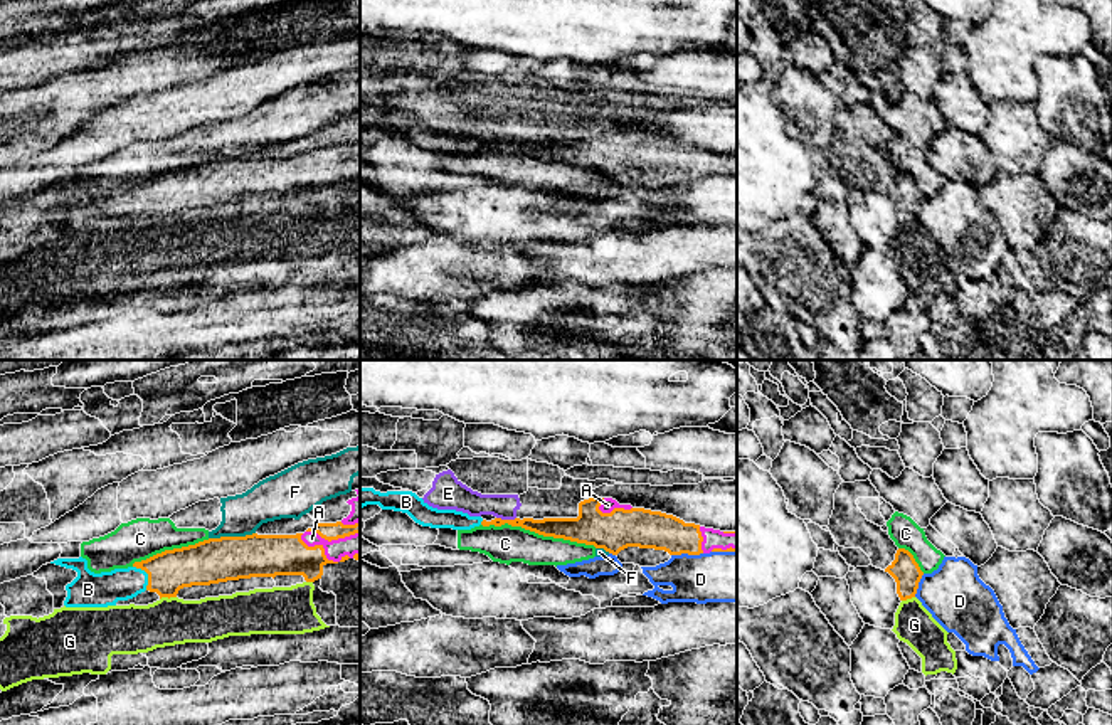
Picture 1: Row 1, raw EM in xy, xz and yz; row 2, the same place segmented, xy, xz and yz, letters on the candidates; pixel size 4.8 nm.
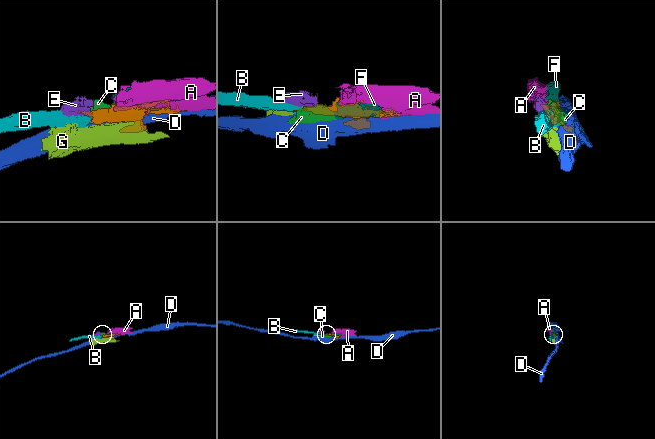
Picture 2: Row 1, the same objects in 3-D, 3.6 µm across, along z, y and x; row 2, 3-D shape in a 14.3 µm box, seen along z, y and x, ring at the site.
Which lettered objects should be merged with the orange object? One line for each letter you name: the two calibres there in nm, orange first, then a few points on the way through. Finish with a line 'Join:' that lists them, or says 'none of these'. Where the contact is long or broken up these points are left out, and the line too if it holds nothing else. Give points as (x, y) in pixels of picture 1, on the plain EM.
A: Thickness 190 nm (orange) against 100 nm
B: Thickness 200 nm (orange) against 160 nm. Path across: xy (170, 194), (148, 199), (103, 212)
Join: A, B

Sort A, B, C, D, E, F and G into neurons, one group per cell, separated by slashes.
A B / C F / D / E / G

